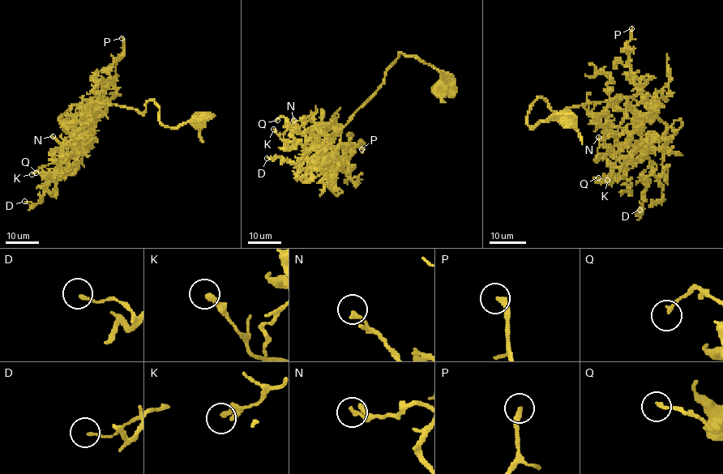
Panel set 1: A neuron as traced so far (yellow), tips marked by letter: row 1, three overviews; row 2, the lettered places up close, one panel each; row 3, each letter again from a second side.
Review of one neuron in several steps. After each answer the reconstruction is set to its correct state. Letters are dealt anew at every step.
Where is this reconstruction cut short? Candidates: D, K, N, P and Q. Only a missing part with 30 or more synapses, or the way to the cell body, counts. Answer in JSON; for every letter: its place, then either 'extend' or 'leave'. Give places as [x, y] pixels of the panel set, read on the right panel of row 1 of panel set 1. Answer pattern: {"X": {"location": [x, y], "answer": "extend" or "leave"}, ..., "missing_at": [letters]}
{"D": {"location": [639, 210], "answer": "leave"}, "K": {"location": [607, 180], "answer": "leave"}, "N": {"location": [598, 137], "answer": "leave"}, "P": {"location": [631, 28], "answer": "leave"}, "Q": {"location": [598, 177], "answer": "leave"}, "missing_at": []}

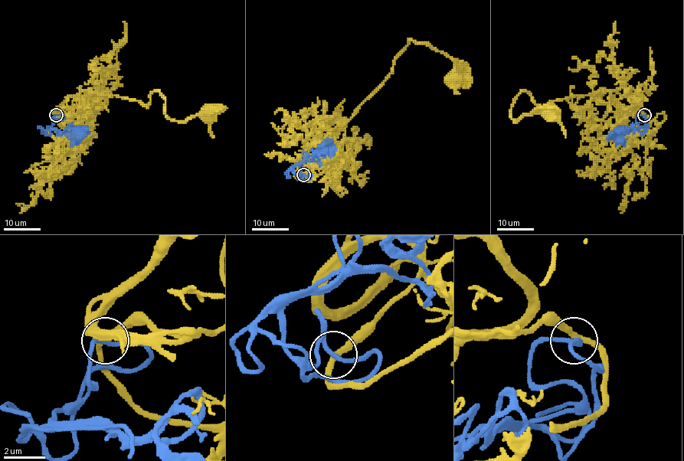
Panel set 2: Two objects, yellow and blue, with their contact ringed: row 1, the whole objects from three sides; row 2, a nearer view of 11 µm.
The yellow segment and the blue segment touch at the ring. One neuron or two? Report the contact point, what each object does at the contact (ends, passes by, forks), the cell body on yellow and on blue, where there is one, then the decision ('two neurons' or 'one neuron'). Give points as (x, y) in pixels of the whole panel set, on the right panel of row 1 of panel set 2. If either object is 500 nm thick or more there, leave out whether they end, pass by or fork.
(644, 115) | yellow passes by | blue passes by | yellow (551, 113) | blue none | two neurons

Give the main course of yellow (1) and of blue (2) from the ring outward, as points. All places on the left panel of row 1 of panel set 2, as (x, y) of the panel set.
1: (57, 115), (85, 119), (89, 112), (79, 103), (93, 93), (147, 106), (157, 89), (171, 119), (210, 115)
2: (57, 115), (53, 125), (47, 129), (66, 132), (68, 135), (80, 130), (83, 134)

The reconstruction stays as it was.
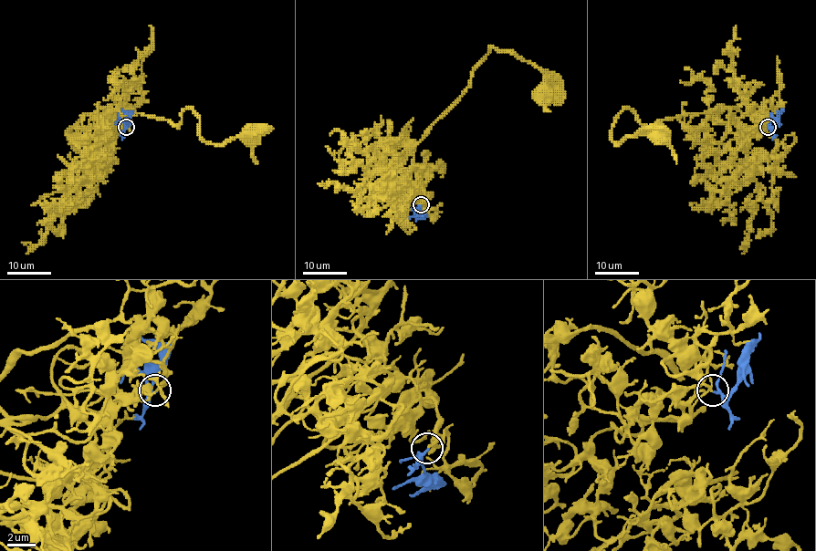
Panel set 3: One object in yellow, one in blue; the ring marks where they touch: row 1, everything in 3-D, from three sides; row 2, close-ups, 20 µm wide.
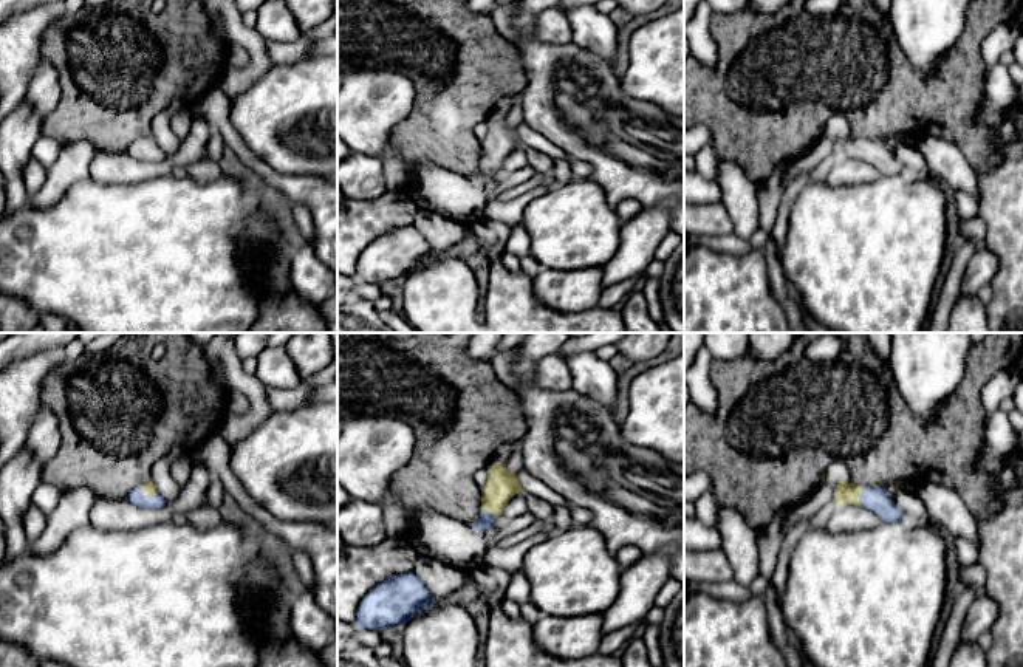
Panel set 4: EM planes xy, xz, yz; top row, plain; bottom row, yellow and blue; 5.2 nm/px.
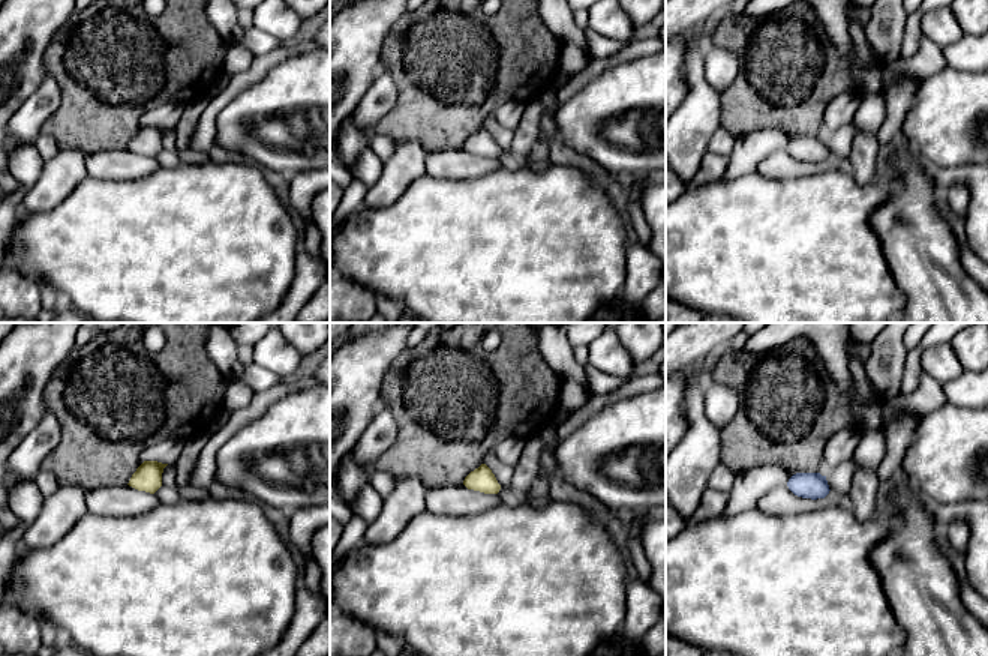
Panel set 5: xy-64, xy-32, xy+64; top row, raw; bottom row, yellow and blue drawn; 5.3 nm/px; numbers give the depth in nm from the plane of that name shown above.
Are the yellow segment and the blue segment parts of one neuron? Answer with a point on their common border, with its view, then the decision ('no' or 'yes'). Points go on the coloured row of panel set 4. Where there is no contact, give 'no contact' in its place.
xy (147, 494) | yes

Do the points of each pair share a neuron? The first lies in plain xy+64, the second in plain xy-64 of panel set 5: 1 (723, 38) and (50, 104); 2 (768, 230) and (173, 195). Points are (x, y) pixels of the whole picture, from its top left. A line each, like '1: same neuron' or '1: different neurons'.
1: different neurons
2: same neuron

